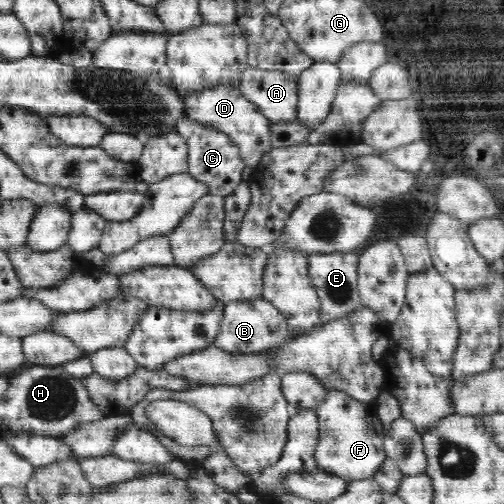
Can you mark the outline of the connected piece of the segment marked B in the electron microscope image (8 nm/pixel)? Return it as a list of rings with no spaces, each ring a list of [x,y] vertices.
[[[263,298],[250,302],[227,303],[224,308],[224,317],[219,326],[219,333],[213,345],[229,353],[257,353],[264,349],[278,347],[288,340],[287,321],[282,314]]]

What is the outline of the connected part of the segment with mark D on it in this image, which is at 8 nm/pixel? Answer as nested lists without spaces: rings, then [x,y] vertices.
[[[216,86],[200,92],[178,94],[182,103],[186,105],[184,117],[196,120],[198,123],[208,124],[210,127],[226,133],[231,141],[240,149],[244,164],[253,167],[260,162],[260,158],[269,151],[271,120],[252,104],[238,87]]]

